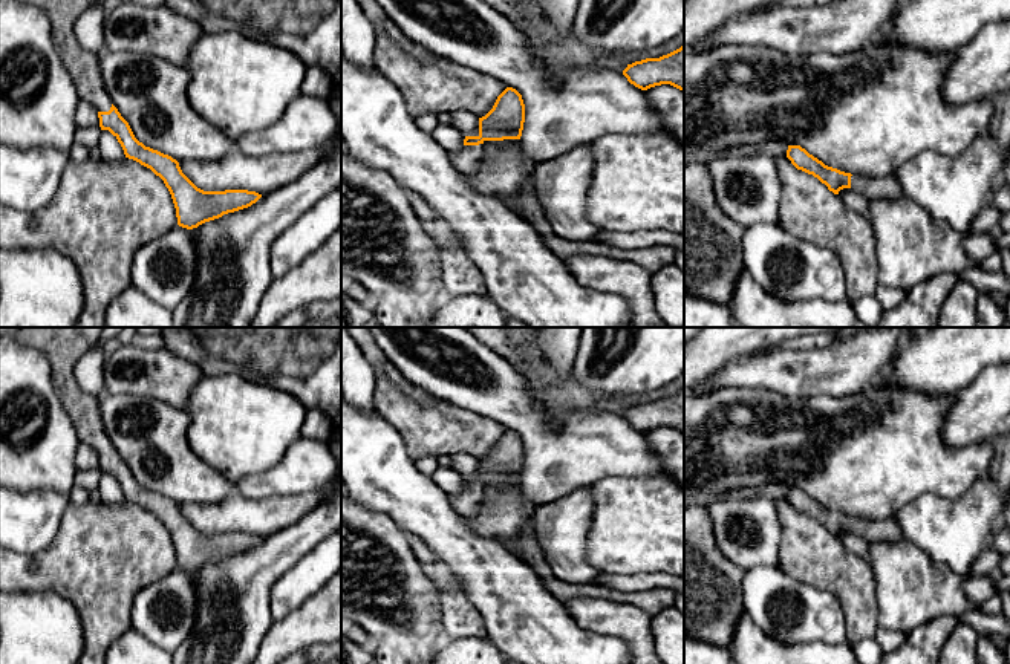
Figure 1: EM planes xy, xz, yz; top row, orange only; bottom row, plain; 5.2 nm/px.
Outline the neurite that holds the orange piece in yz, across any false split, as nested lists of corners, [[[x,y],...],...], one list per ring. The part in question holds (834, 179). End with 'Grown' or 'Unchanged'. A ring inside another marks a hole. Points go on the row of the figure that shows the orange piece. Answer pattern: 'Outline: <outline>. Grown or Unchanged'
Outline: [[[788,145],[787,158],[797,170],[813,174],[834,194],[839,194],[843,188],[851,188],[852,191],[865,196],[868,200],[898,200],[904,197],[897,174],[888,177],[863,177],[845,173],[825,165],[800,145]]]. Grown

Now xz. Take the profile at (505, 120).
Outline: [[[507,87],[496,99],[493,109],[479,118],[479,135],[465,136],[464,147],[448,153],[453,167],[462,174],[477,171],[485,155],[485,141],[520,139],[525,122],[522,95]]]. Grown

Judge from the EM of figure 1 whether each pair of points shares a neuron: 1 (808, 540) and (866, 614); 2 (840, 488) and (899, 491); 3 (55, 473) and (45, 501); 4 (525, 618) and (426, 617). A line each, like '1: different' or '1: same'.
1: same
2: same
3: different
4: different

